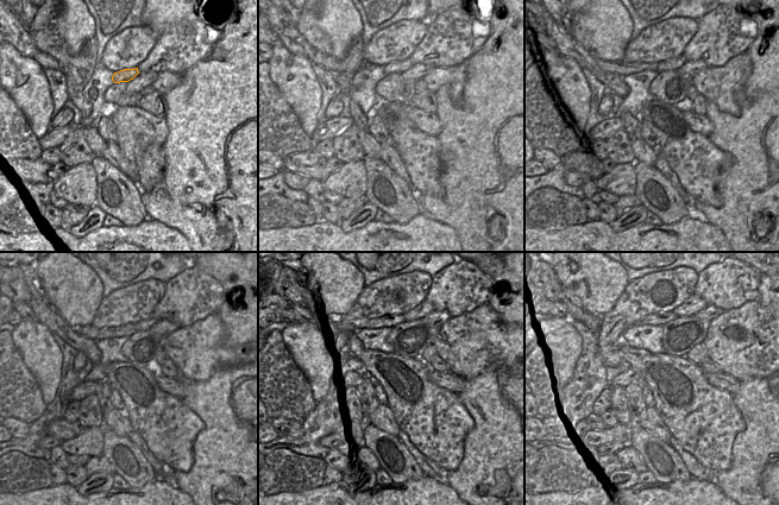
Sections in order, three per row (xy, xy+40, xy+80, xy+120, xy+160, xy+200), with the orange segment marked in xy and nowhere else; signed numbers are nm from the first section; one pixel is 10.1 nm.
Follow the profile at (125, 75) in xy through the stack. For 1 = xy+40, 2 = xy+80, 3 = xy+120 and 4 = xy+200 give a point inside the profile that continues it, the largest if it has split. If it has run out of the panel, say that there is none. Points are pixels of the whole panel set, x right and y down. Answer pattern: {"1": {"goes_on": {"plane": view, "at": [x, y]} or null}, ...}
{"1": {"goes_on": {"plane": "xy+40", "at": [401, 67]}}, "2": {"goes_on": {"plane": "xy+80", "at": [674, 63]}}, "3": {"goes_on": {"plane": "xy+120", "at": [145, 324]}}, "4": {"goes_on": {"plane": "xy+200", "at": [692, 305]}}}

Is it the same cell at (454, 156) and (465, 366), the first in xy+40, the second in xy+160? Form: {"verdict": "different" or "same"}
{"verdict": "different"}

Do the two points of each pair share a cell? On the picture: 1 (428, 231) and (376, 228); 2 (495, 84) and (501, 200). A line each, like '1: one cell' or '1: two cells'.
1: one cell
2: one cell

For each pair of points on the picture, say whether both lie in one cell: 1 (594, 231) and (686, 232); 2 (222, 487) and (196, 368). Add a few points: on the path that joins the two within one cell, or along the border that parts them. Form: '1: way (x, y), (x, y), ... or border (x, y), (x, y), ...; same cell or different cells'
1: way (616, 239), (664, 239); same cell
2: border (222, 365), (203, 380), (192, 380), (180, 373); different cells

